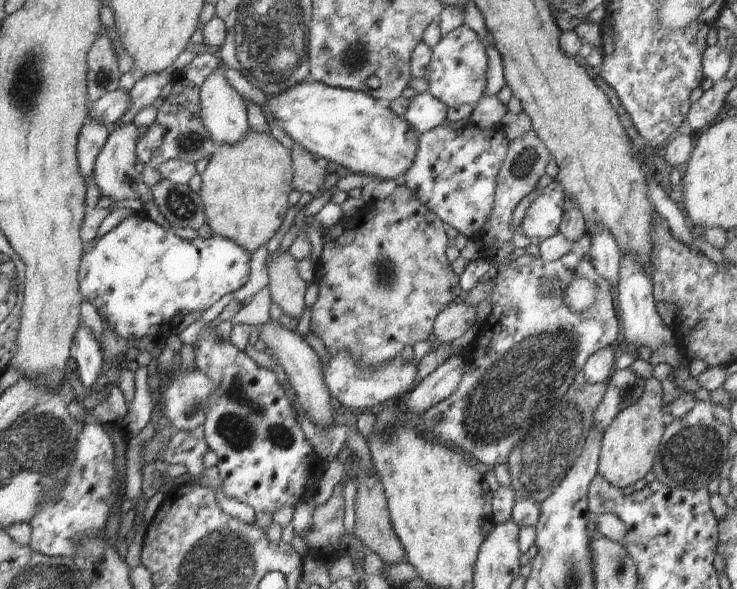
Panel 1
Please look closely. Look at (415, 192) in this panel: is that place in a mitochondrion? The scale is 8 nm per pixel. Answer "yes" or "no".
no

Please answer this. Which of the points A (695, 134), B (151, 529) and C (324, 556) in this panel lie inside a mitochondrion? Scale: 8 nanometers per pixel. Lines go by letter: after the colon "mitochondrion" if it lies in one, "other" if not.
A: other
B: other
C: other

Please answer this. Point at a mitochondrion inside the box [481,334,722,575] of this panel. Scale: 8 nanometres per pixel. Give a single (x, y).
(537, 465)

